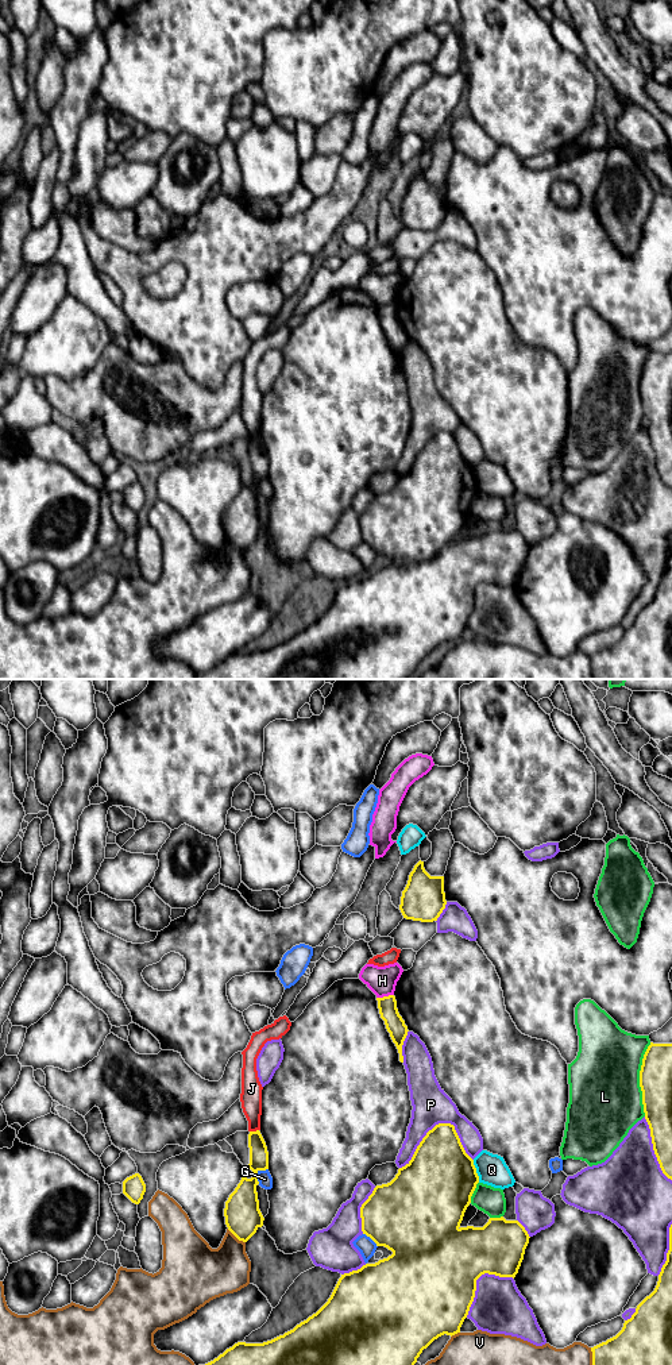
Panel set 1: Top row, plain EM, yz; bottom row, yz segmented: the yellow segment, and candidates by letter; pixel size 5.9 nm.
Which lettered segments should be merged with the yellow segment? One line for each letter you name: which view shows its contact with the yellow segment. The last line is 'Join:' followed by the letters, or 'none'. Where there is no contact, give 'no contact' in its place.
Join: none

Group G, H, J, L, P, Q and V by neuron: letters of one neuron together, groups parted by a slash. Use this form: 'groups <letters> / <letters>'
groups G / H / J P / L / Q / V

